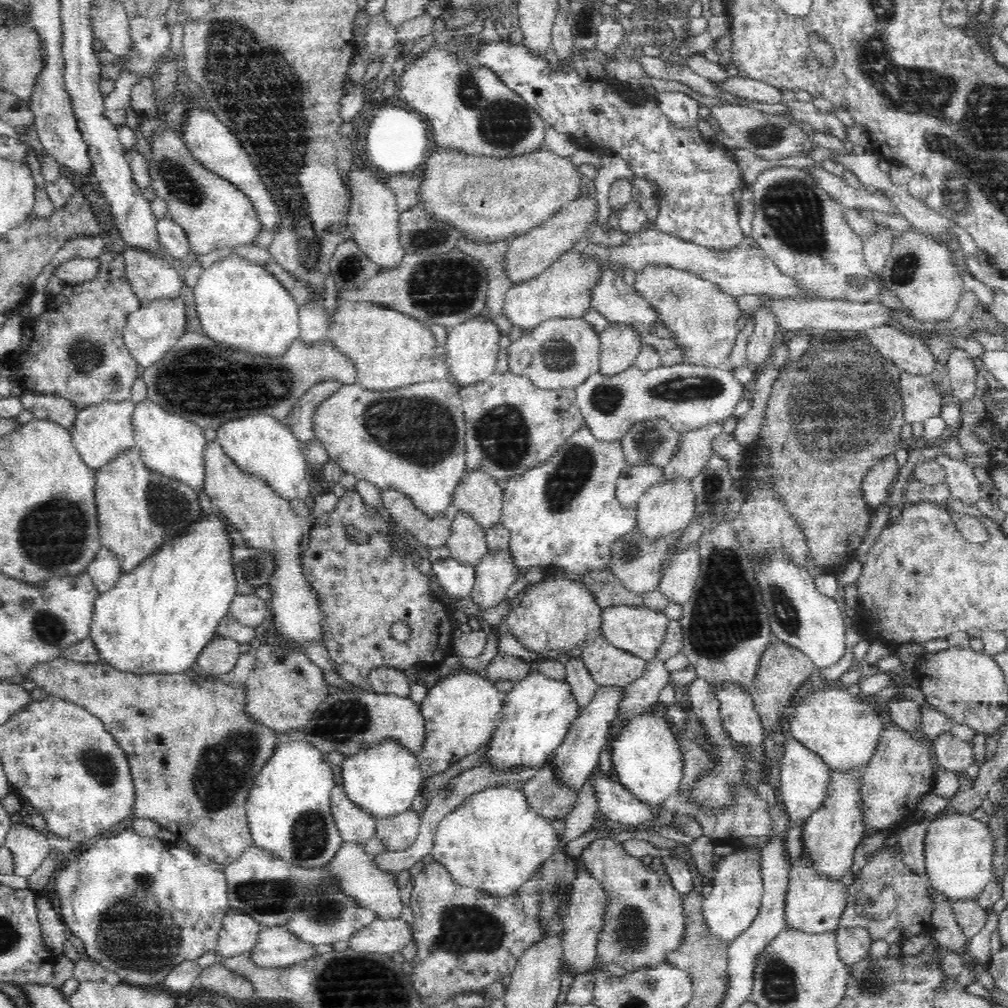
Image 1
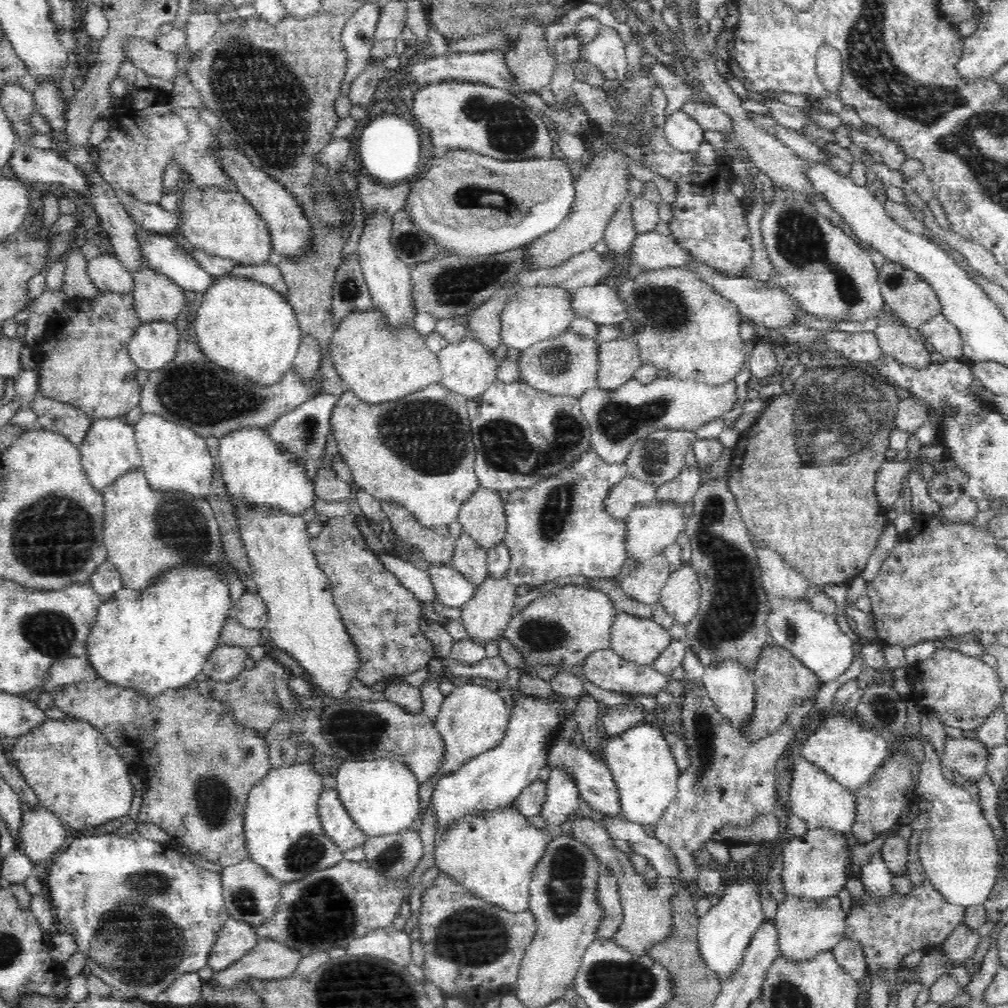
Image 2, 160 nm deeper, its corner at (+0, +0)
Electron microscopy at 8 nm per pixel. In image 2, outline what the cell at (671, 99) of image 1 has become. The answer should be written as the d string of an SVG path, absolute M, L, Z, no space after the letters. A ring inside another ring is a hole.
M682 107L665 117L664 133L668 141L680 151L697 152L704 142L702 125Z

